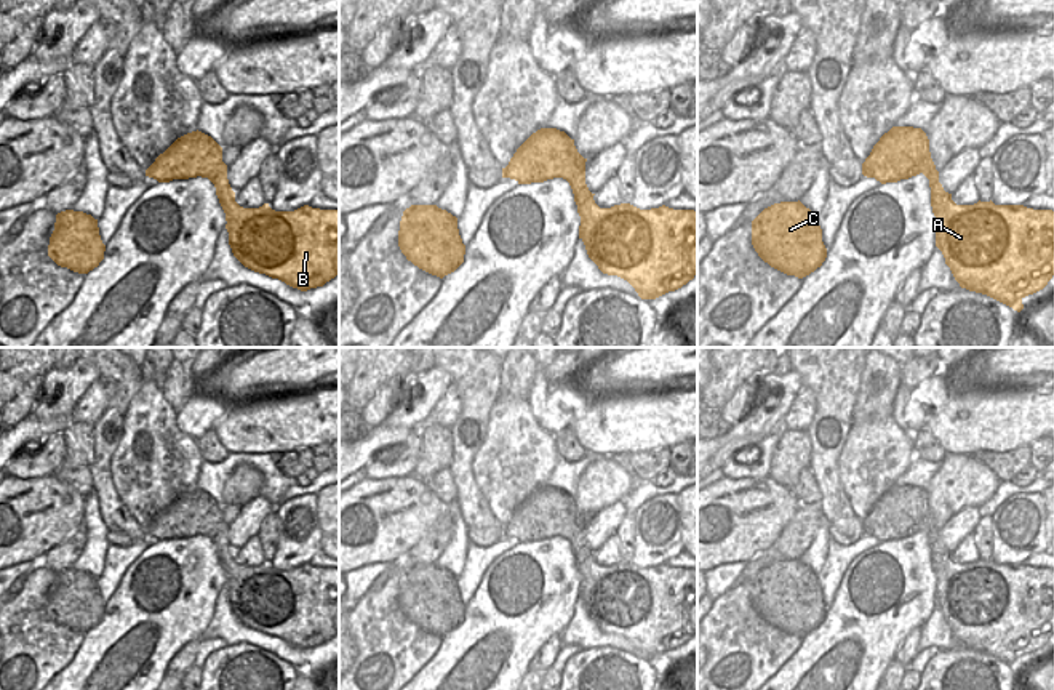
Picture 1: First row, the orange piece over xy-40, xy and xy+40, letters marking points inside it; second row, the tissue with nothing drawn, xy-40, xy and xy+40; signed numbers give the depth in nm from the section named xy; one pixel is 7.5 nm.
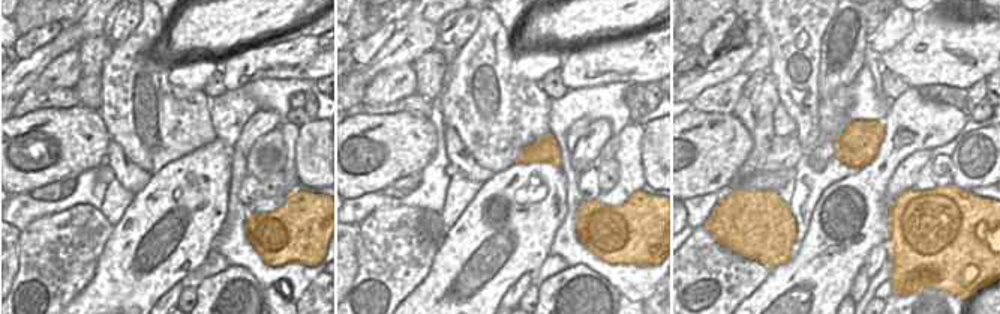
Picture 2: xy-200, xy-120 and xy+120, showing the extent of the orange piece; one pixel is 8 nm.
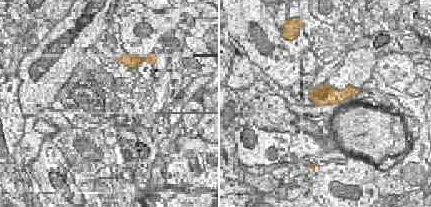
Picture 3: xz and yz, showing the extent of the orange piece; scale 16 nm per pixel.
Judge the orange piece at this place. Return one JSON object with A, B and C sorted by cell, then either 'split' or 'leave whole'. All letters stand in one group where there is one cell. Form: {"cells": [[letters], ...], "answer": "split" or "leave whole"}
{"cells": [["A", "B", "C"]], "answer": "leave whole"}

